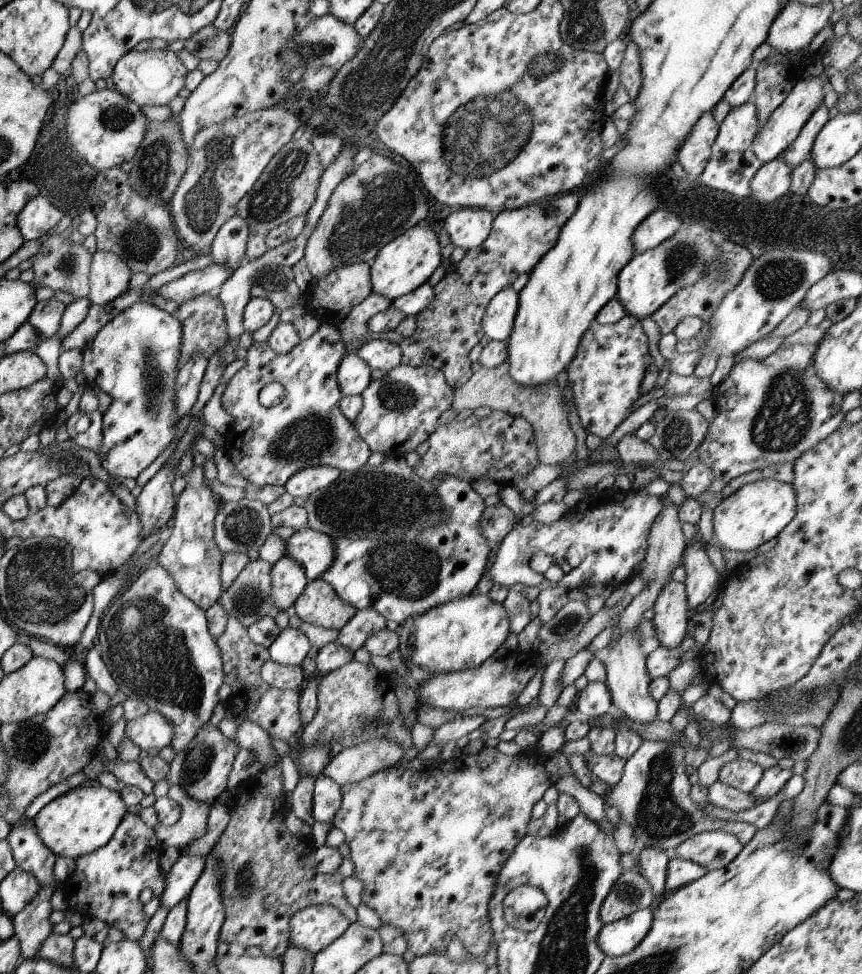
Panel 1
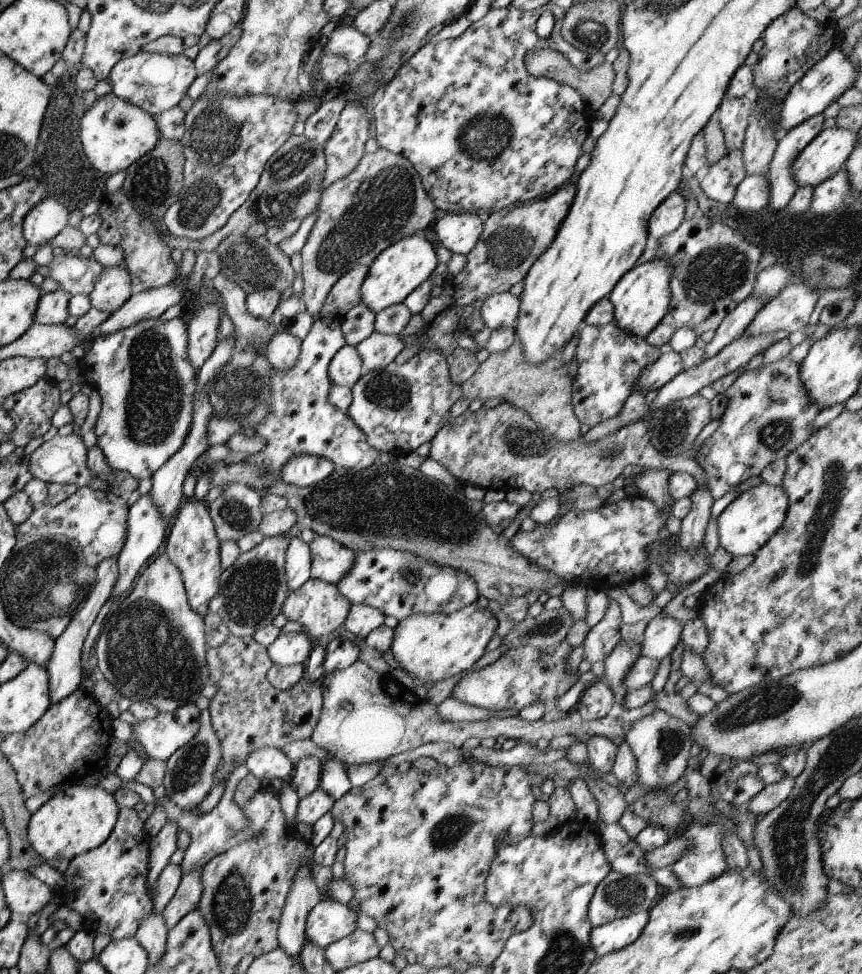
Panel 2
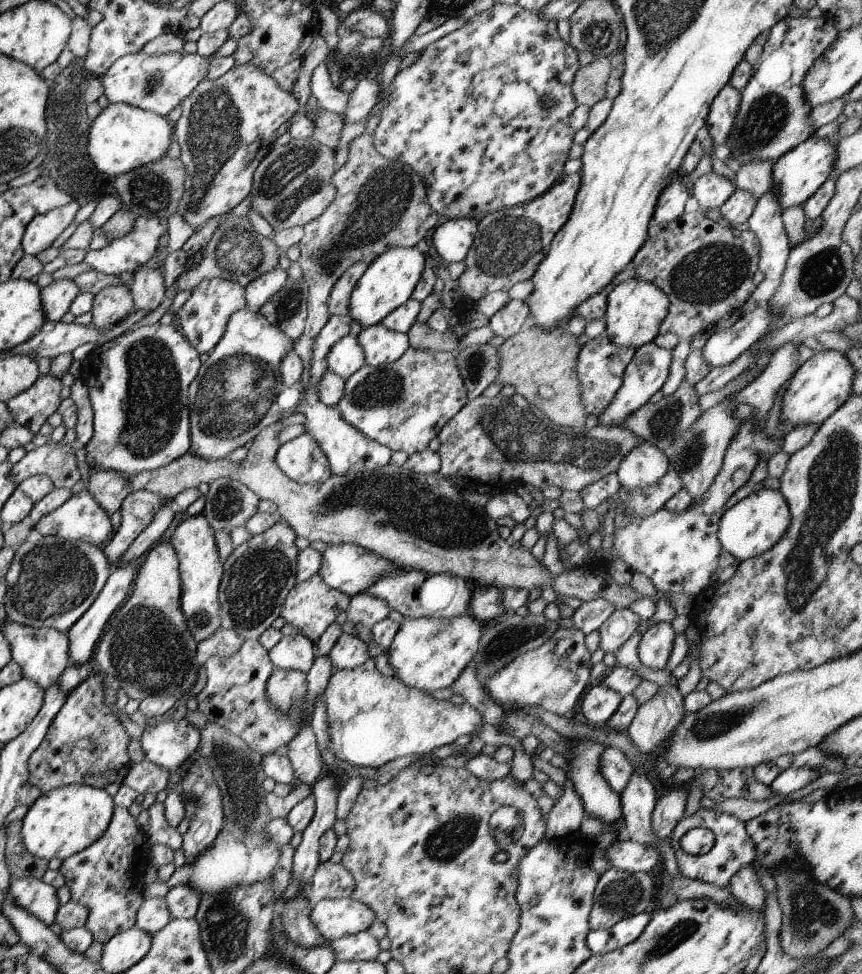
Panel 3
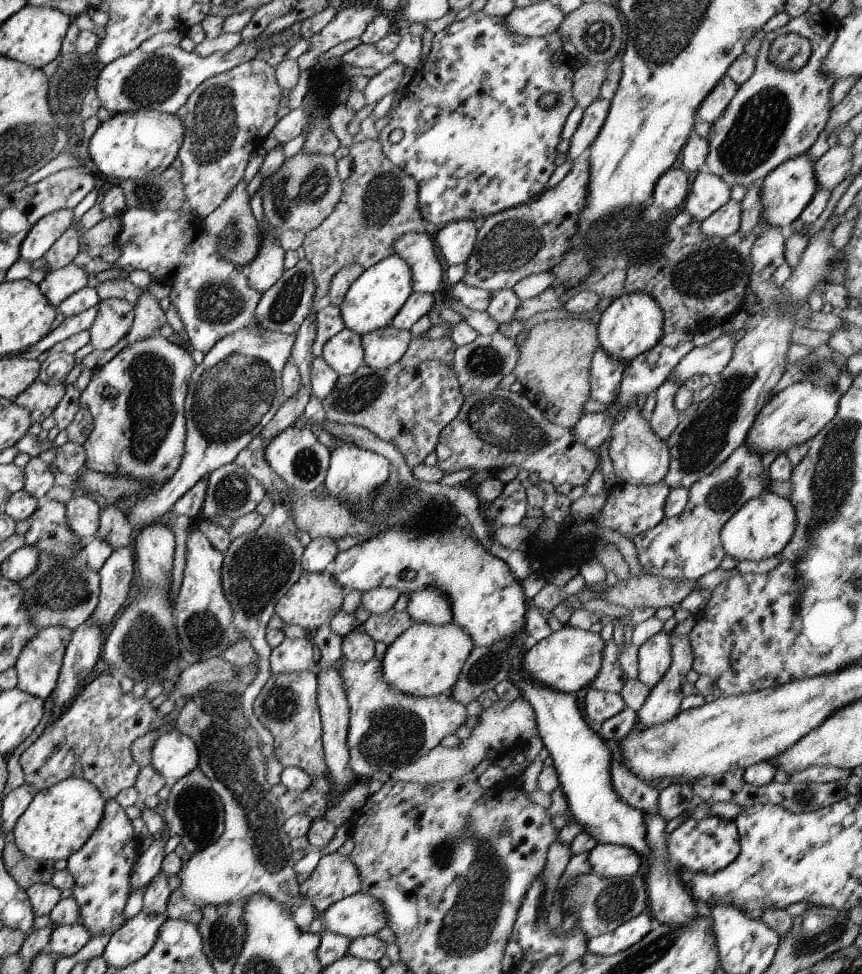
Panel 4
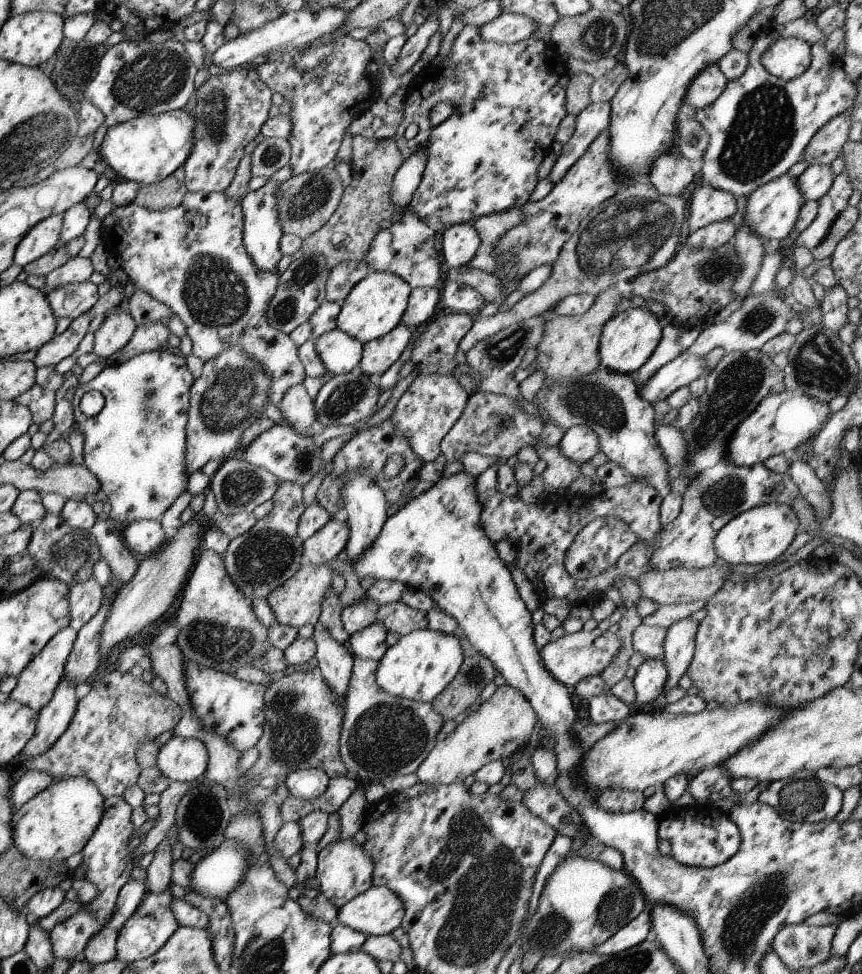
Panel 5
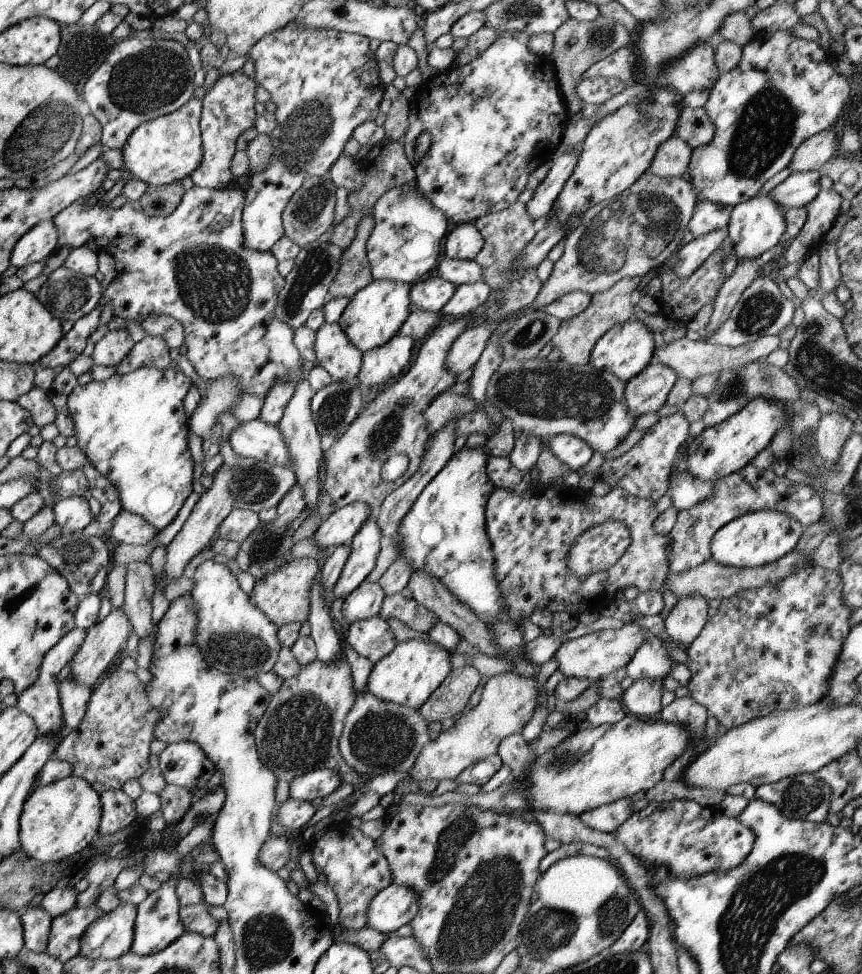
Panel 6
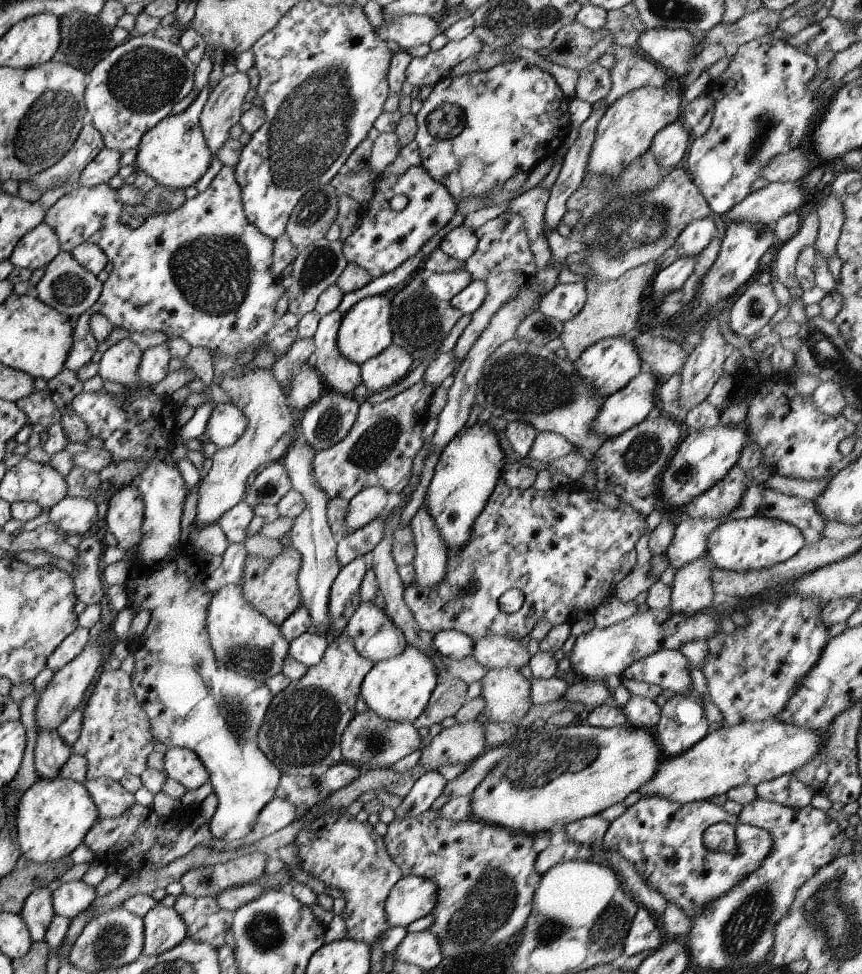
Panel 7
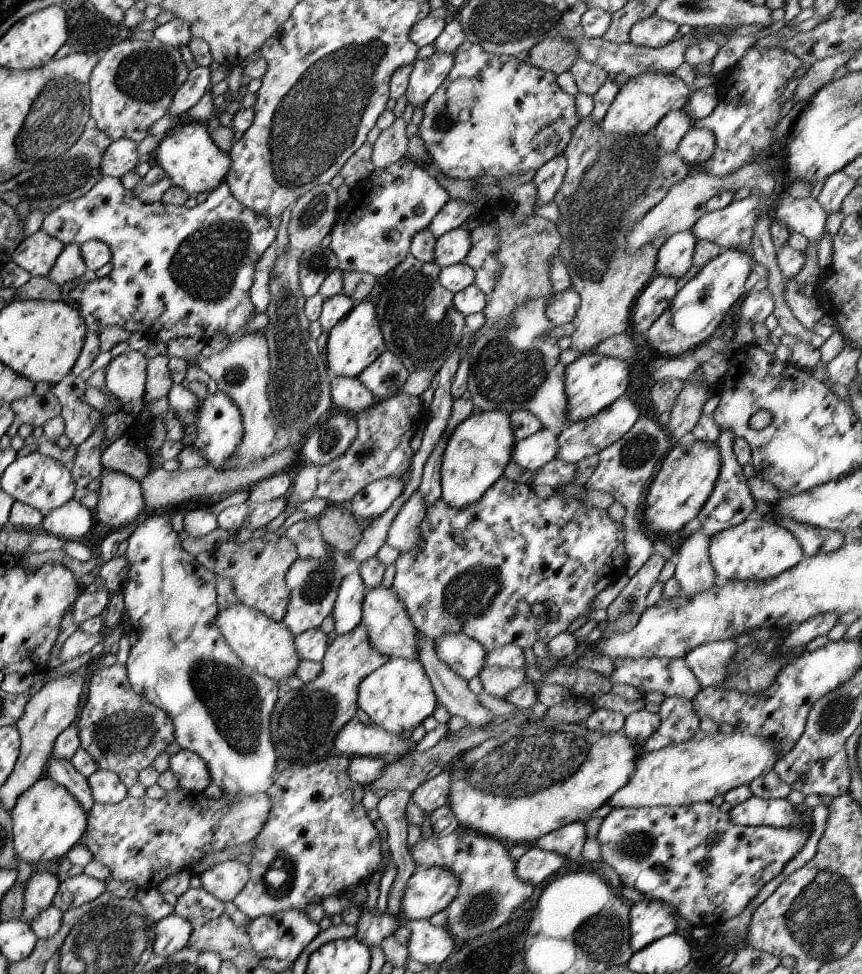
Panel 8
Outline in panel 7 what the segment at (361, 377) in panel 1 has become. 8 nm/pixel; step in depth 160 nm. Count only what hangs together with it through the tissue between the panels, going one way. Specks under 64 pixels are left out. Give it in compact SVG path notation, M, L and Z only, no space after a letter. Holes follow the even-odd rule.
M339 309L332 310L331 312L319 317L312 338L314 340L313 353L315 354L314 367L316 368L319 376L321 376L326 389L341 393L342 395L352 395L355 386L361 382L360 366L345 360L341 354L339 354L339 351L335 346L336 334L341 319L342 314L339 312Z

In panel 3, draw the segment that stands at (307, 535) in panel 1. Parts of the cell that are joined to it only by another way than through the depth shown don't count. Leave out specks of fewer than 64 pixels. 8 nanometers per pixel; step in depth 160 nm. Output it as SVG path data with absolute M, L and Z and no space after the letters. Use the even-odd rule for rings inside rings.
M344 543L327 546L321 553L321 567L317 574L326 586L339 590L351 598L358 593L363 593L363 590L367 590L371 584L375 584L375 580L381 578L383 574L395 572L397 568L393 562L383 560L377 554L371 554L370 551L367 552L359 546Z

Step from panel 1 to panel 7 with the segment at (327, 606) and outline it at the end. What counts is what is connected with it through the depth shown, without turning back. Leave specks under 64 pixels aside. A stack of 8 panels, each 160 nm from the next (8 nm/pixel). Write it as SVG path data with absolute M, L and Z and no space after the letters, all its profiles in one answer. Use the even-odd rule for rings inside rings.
M291 546L283 547L276 557L266 559L259 556L246 557L242 568L243 584L241 596L271 624L279 626L301 604L296 583L301 557Z

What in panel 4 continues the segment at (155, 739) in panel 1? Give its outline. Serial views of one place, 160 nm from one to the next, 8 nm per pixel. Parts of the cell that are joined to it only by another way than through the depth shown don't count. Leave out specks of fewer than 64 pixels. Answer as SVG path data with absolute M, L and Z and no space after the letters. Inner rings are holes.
M173 728L161 734L151 749L150 765L164 778L164 782L173 786L182 776L190 773L198 763L195 743L186 734Z

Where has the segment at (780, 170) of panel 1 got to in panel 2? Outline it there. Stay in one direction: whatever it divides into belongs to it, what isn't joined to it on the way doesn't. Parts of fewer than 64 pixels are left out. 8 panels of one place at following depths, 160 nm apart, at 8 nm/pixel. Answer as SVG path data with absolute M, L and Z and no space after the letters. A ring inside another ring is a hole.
M766 176L743 177L736 186L732 206L739 212L757 212L768 202L768 182Z

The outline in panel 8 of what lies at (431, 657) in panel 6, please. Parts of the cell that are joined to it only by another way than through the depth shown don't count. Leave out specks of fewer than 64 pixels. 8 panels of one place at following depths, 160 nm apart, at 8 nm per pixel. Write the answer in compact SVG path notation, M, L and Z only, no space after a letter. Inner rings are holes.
M390 658L384 665L370 672L358 684L356 705L369 717L371 724L390 733L413 730L431 715L437 702L431 683L418 660Z

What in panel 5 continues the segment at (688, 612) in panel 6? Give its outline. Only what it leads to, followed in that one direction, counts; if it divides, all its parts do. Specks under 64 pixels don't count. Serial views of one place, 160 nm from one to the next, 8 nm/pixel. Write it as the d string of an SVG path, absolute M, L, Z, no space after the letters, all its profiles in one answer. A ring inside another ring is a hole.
M689 617L681 618L672 622L664 634L662 642L662 662L666 668L666 681L664 682L663 694L653 705L654 709L661 709L658 703L664 698L665 692L677 685L679 677L686 672L687 665L694 651L694 636L697 625Z

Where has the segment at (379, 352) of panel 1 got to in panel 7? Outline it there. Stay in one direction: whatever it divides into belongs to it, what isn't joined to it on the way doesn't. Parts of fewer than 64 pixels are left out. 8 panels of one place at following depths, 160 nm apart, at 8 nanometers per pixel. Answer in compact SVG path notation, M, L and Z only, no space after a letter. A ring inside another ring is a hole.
M391 343L378 355L360 364L360 377L369 393L377 393L397 384L410 371L412 358Z

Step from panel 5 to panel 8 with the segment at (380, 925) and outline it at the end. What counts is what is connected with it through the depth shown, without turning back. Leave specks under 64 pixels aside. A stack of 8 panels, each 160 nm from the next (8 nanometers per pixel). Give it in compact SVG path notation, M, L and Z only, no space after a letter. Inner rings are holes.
M430 866L417 868L405 883L400 914L405 920L428 920L455 898L459 879L447 869Z

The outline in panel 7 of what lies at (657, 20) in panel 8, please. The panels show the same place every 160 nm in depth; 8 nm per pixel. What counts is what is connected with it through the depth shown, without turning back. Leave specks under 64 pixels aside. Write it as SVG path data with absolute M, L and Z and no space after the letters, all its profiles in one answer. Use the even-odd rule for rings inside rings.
M657 27L645 29L636 40L636 45L658 67L679 74L682 79L689 72L687 57L695 47L695 38L689 31Z

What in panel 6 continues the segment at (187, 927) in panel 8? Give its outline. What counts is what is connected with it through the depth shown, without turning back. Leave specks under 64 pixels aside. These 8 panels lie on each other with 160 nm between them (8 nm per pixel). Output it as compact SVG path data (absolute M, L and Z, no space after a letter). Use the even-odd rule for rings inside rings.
M170 875L169 880L161 883L157 891L149 893L143 901L136 905L133 940L129 952L138 955L153 954L169 946L169 944L184 933L184 926L178 917L180 905L177 902L177 896L174 891L177 880L176 877Z

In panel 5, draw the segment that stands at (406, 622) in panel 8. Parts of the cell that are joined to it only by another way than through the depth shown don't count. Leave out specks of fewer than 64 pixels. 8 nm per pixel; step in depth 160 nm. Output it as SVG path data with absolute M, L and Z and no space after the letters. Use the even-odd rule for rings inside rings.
M376 620L368 627L348 635L346 647L353 658L371 659L378 662L387 648L386 633L386 628Z

